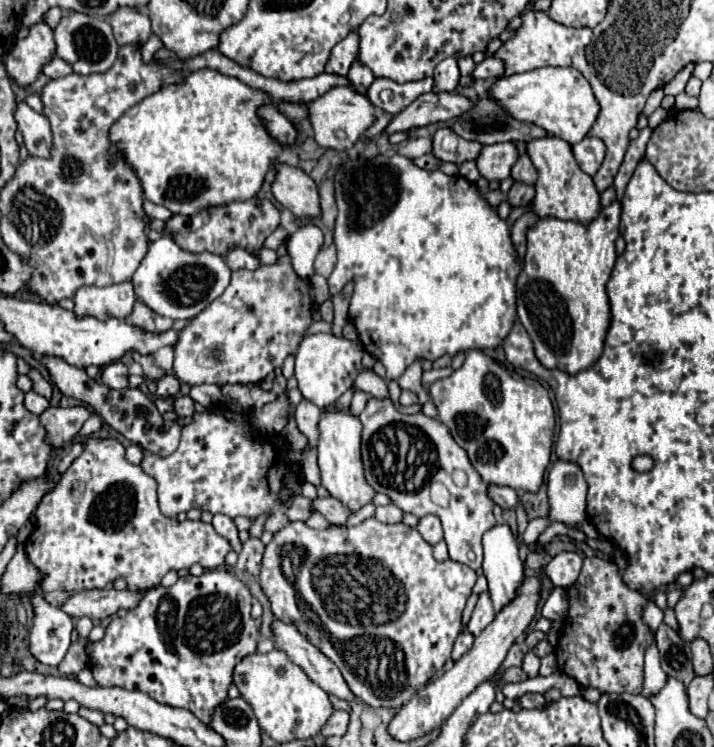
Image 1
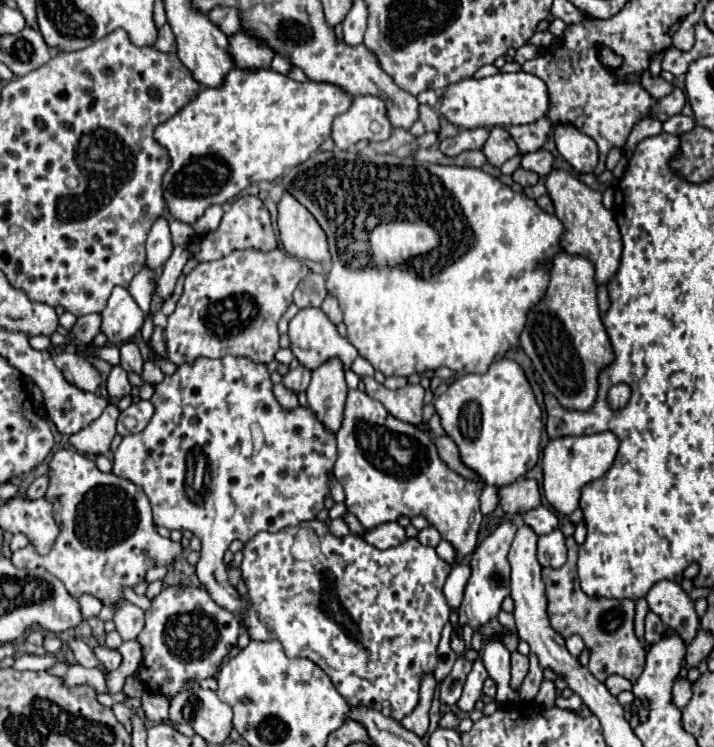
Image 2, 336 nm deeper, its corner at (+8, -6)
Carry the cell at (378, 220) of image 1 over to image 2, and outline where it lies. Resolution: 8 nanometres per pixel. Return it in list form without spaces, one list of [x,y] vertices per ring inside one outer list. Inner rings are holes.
[[[318,151],[308,161],[288,169],[282,175],[282,187],[298,199],[320,223],[324,233],[328,235],[328,245],[332,253],[332,269],[326,277],[326,289],[336,295],[344,313],[346,339],[358,349],[362,357],[366,357],[376,371],[382,371],[386,377],[402,375],[410,377],[422,371],[436,371],[438,367],[450,367],[456,373],[484,373],[496,355],[504,355],[520,343],[520,333],[526,325],[528,311],[544,297],[548,281],[550,281],[550,265],[552,257],[560,253],[560,239],[564,233],[564,225],[556,215],[542,211],[534,199],[524,193],[512,191],[500,179],[488,175],[482,169],[470,167],[446,167],[434,165],[426,161],[418,161],[414,157],[396,157],[396,155],[364,155],[356,151]]]

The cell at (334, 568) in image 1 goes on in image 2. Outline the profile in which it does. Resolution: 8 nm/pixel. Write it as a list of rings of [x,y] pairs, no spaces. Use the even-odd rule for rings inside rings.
[[[316,519],[304,523],[304,527],[314,529],[320,539],[320,555],[314,561],[296,561],[290,553],[300,527],[286,527],[278,533],[260,531],[244,543],[240,565],[248,587],[248,609],[242,617],[244,631],[252,641],[278,639],[288,657],[312,659],[332,679],[350,707],[376,709],[386,717],[402,721],[418,705],[422,677],[434,673],[438,663],[436,647],[450,617],[442,587],[452,565],[442,561],[432,547],[420,545],[418,539],[380,551],[354,533],[334,537],[328,525]]]

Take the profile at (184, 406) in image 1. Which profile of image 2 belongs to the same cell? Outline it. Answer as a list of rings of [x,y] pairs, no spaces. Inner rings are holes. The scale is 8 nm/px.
[[[140,401],[140,403],[130,405],[118,417],[118,427],[116,427],[118,435],[126,437],[132,433],[140,433],[148,425],[148,421],[152,419],[152,411],[154,411],[154,407],[150,401]]]

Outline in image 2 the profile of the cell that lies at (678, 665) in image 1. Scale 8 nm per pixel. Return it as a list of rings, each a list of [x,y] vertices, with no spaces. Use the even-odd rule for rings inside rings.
[[[648,611],[646,615],[646,643],[652,645],[656,643],[656,639],[662,639],[662,633],[664,633],[664,623],[660,621],[660,617],[652,611]]]

